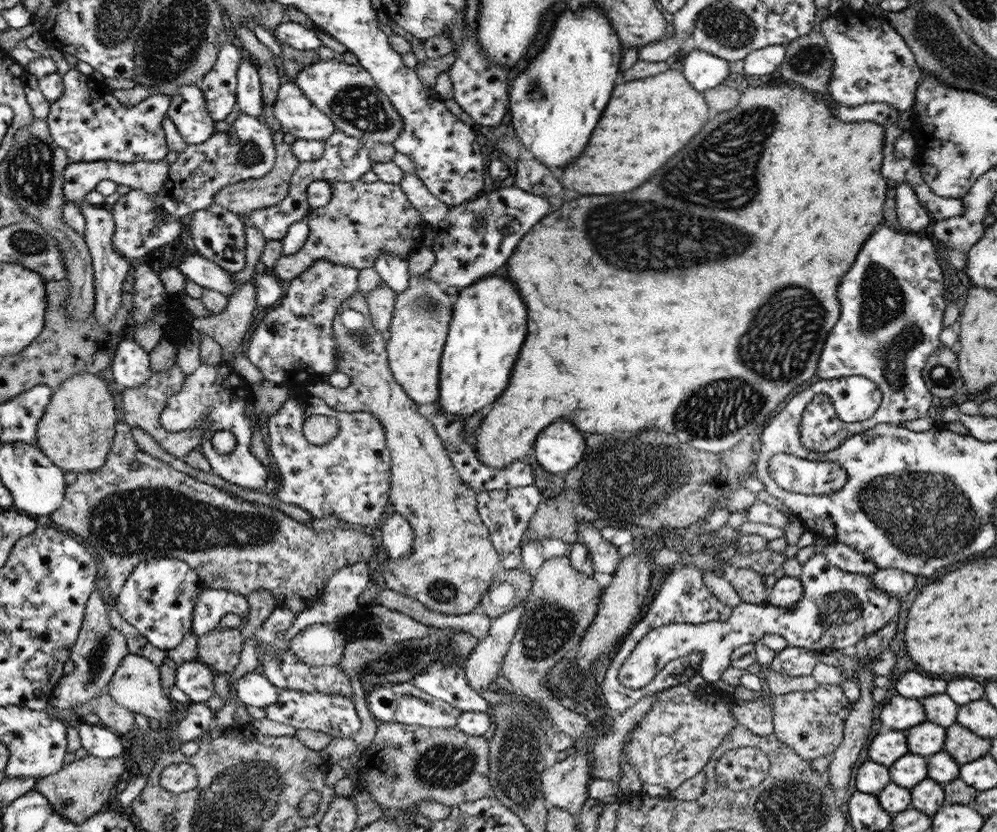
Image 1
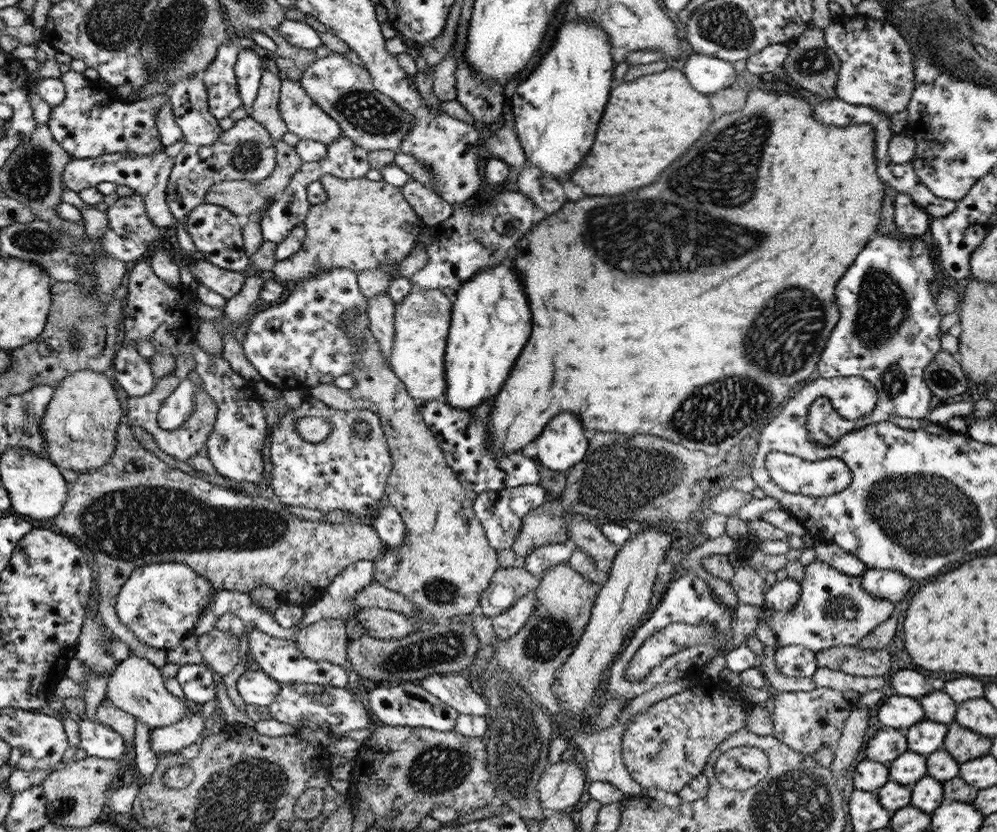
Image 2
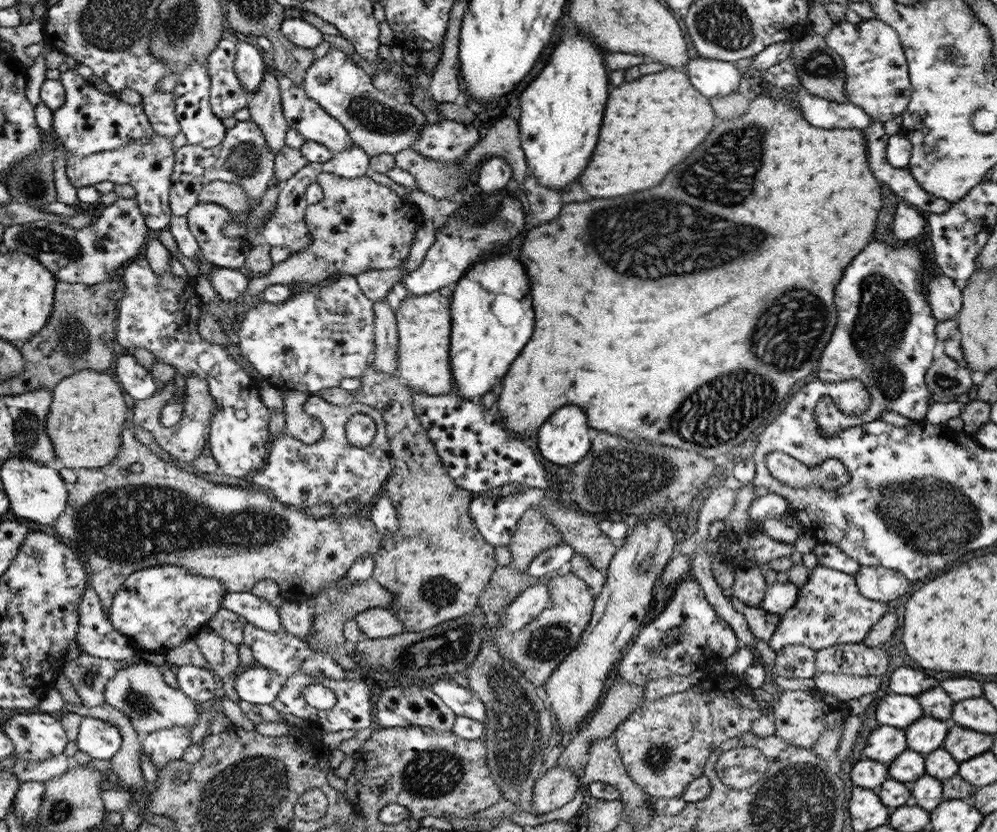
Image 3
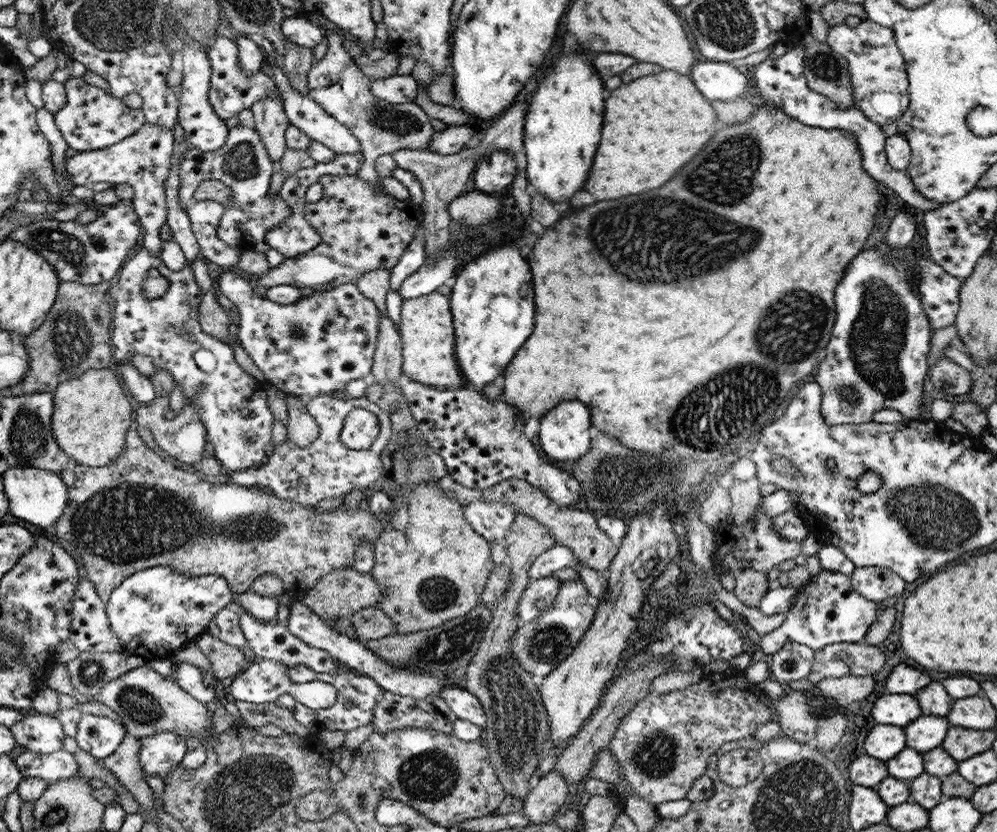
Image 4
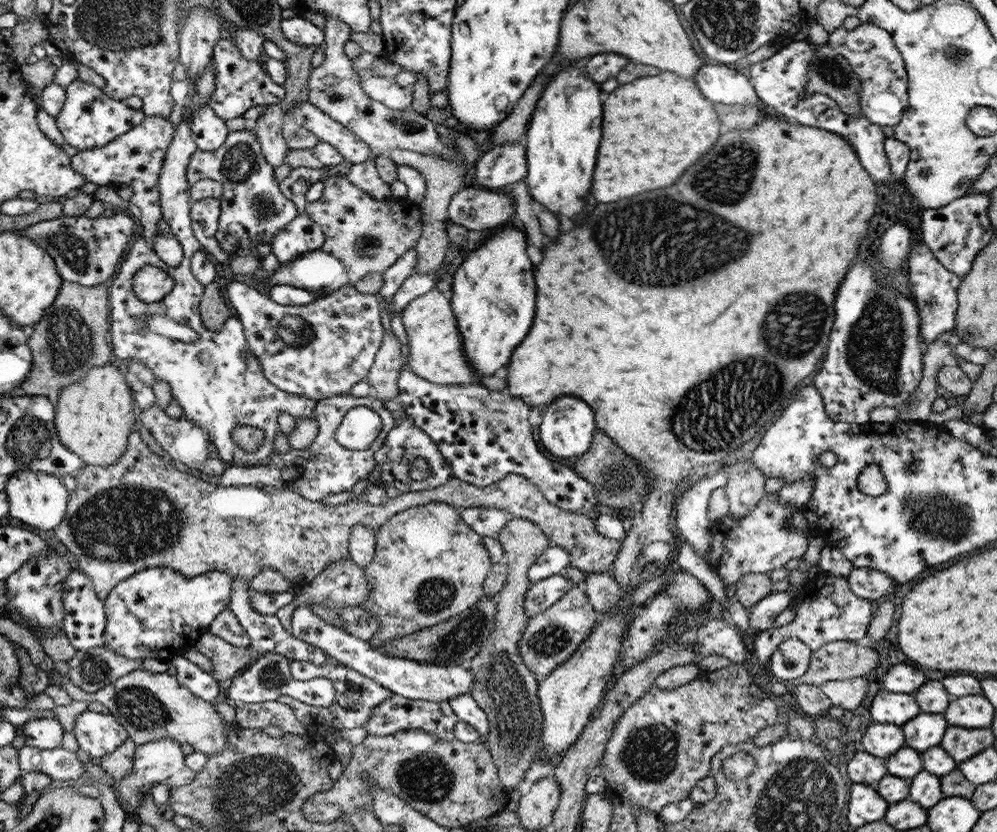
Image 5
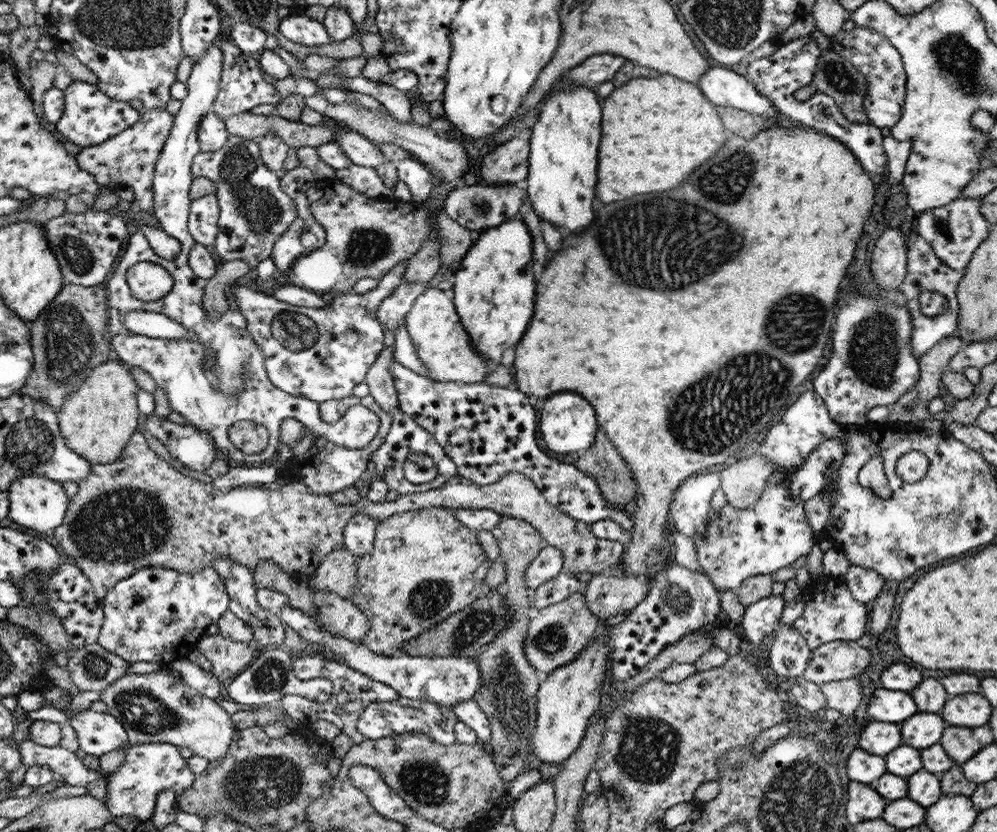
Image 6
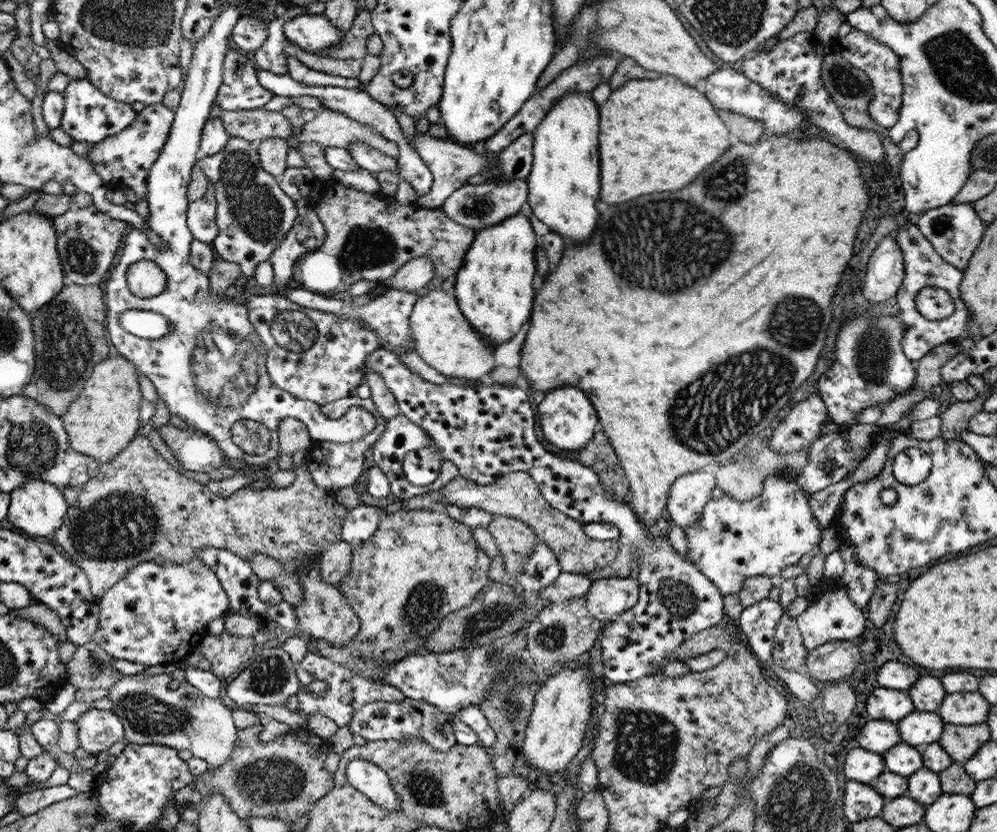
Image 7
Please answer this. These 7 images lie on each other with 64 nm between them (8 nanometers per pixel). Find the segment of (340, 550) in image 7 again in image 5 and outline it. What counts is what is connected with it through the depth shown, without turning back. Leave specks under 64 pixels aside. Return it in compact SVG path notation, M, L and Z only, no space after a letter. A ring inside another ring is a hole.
M351 557L346 559L338 559L334 563L328 563L327 568L320 572L309 584L300 587L298 593L294 595L294 599L290 604L282 606L276 612L276 617L288 633L292 633L291 616L295 608L310 604L325 604L328 608L338 610L338 607L354 607L360 605L370 593L370 584L366 582L363 568L357 566Z

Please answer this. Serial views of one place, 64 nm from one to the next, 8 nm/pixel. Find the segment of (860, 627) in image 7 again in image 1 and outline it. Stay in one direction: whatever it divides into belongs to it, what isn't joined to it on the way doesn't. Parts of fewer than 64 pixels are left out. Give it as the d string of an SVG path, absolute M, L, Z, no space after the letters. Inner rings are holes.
M819 551L802 565L799 579L803 594L794 606L782 608L767 603L757 605L740 602L724 622L672 623L654 628L644 635L622 663L618 672L620 684L630 689L642 688L667 662L686 657L692 652L702 654L699 674L708 682L715 682L730 667L730 657L735 648L755 643L768 633L782 636L787 640L788 647L815 652L853 650L860 639L896 618L900 611L900 598L876 588L868 575L843 572L831 565Z

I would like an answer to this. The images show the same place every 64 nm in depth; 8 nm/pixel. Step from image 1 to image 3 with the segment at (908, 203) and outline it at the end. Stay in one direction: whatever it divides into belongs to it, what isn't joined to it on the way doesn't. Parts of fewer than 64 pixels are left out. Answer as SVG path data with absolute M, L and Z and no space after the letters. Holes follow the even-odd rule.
M900 200L896 208L894 222L891 224L892 234L896 240L906 242L914 240L926 228L926 215L912 207L906 200Z

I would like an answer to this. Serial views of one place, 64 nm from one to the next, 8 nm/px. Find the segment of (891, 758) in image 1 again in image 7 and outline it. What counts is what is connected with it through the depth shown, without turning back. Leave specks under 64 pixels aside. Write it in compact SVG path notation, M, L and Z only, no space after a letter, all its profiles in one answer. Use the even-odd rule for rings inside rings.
M871 719L862 728L858 742L860 748L884 754L901 742L898 725L892 721Z

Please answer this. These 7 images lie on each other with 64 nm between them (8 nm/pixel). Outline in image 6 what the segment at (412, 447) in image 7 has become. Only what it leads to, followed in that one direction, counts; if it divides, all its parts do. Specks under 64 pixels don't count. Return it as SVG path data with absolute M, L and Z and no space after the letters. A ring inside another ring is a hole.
M398 409L393 413L393 420L387 438L372 455L372 462L374 462L374 468L376 468L377 474L384 478L384 481L388 483L388 487L392 490L396 490L400 496L442 486L442 484L447 480L450 480L452 477L457 475L457 465L452 462L452 459L449 459L444 454L442 447L436 443L436 440L434 440L433 437L424 430L424 428L418 426L410 416ZM410 454L428 454L432 457L432 460L436 463L436 474L434 480L426 482L426 484L416 485L412 484L406 478L403 467L406 458L409 458Z

